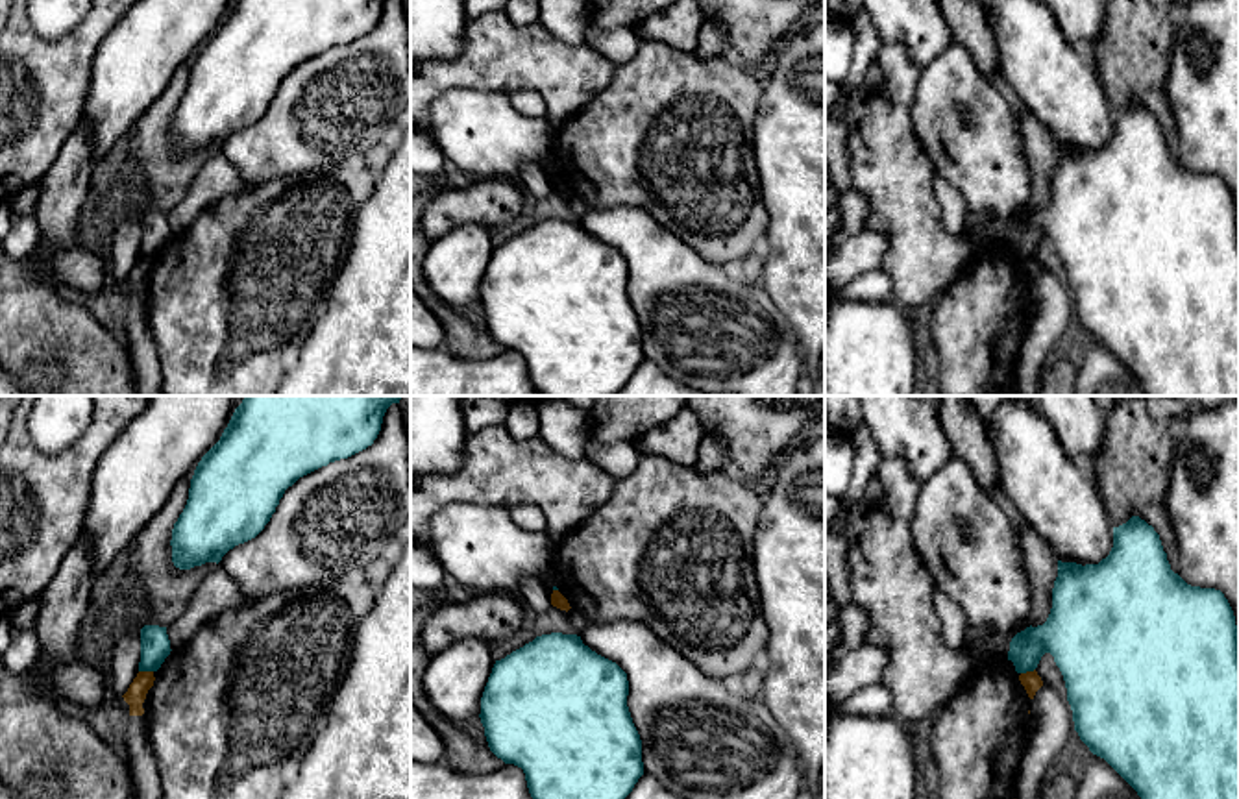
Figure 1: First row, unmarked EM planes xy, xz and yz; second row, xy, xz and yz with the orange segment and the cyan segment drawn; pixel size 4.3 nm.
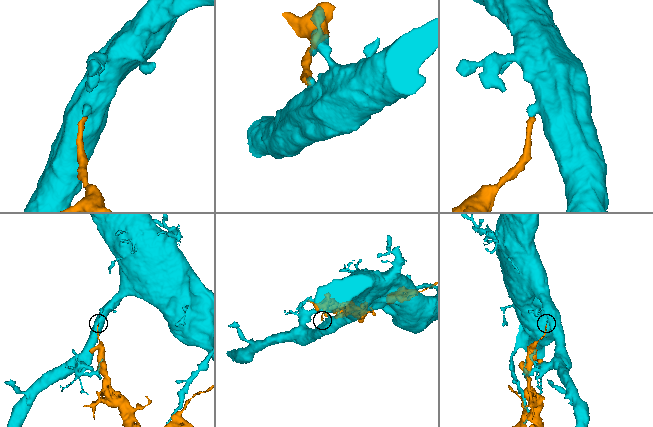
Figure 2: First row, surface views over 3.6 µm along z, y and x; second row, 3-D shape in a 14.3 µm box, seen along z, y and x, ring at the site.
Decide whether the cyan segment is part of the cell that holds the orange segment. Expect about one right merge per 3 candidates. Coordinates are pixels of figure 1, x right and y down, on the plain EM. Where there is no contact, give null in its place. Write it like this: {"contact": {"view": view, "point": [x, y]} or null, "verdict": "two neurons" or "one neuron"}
{"contact": {"view": "xy", "point": [147, 258]}, "verdict": "two neurons"}

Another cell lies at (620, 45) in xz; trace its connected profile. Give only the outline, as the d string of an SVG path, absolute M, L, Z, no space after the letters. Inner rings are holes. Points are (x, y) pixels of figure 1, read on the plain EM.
M590 22L584 44L620 67L627 65L636 55L640 37L636 30L629 26L603 31L595 30Z

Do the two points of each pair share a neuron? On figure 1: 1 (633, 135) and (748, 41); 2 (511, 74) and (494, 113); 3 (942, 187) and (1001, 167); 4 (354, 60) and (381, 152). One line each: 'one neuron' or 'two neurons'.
1: two neurons
2: two neurons
3: two neurons
4: two neurons

